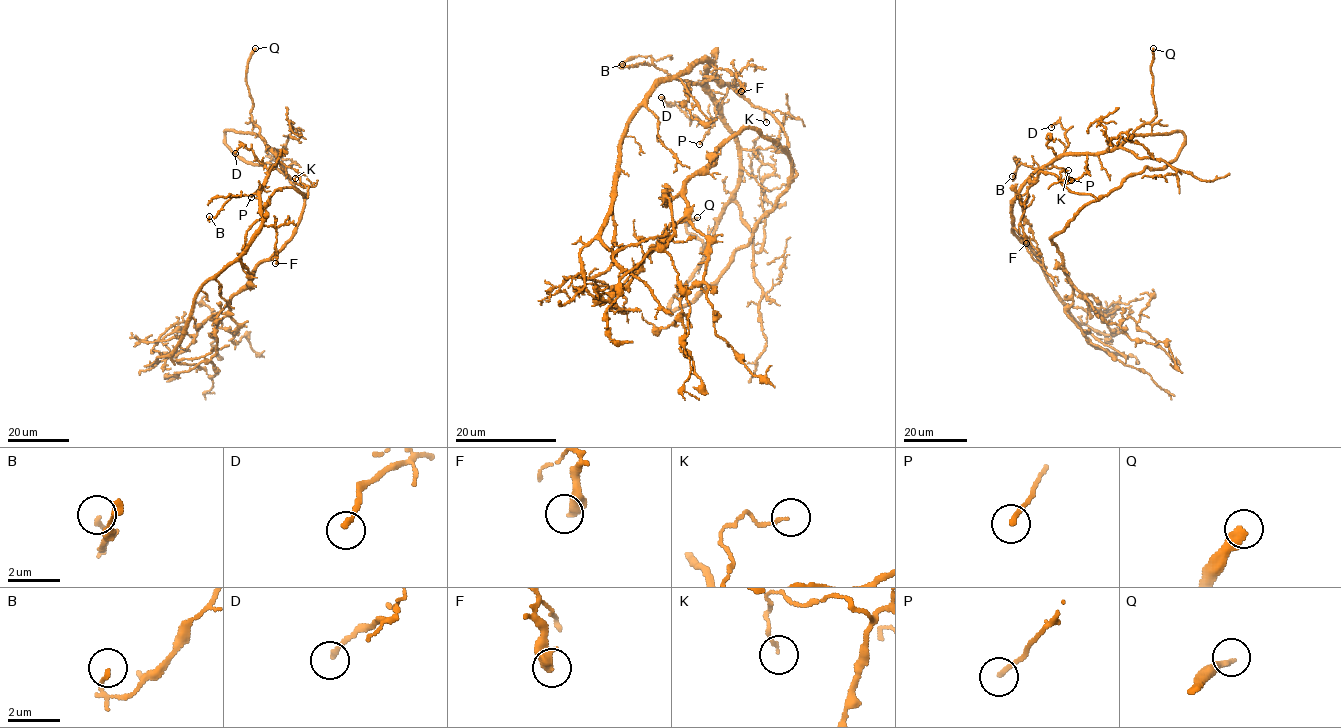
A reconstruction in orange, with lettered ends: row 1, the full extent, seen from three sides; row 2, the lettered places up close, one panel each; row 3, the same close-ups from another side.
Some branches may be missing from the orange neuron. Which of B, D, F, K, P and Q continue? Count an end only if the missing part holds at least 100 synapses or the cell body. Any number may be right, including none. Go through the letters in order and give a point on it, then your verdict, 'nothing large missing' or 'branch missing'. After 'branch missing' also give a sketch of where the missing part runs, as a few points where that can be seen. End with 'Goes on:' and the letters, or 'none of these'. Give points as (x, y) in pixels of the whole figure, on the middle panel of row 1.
B: (622, 64) | nothing large missing
D: (661, 97) | nothing large missing
F: (741, 91) | nothing large missing
K: (766, 122) | nothing large missing
P: (699, 144) | nothing large missing
Q: (697, 217) | branch missing | (697, 217), (719, 221), (809, 204), (814, 196), (811, 143), (801, 128), (792, 127)
Goes on: Q

